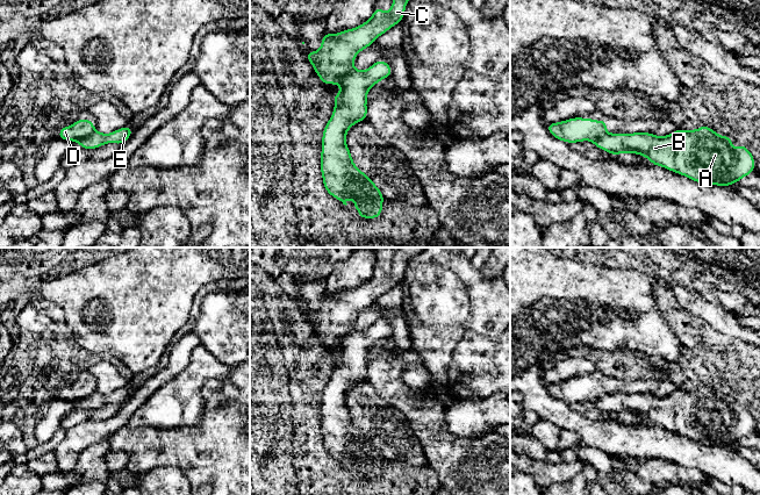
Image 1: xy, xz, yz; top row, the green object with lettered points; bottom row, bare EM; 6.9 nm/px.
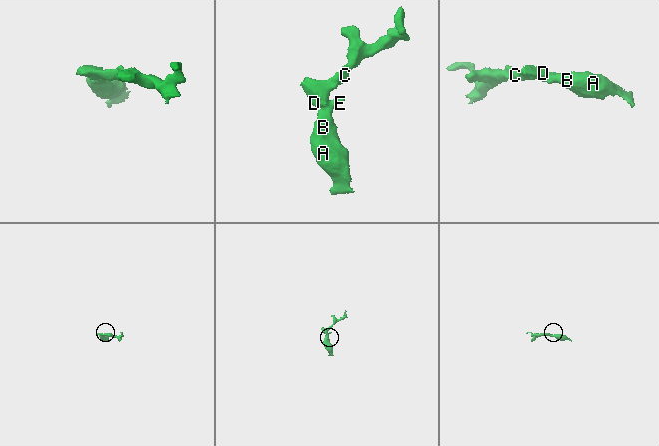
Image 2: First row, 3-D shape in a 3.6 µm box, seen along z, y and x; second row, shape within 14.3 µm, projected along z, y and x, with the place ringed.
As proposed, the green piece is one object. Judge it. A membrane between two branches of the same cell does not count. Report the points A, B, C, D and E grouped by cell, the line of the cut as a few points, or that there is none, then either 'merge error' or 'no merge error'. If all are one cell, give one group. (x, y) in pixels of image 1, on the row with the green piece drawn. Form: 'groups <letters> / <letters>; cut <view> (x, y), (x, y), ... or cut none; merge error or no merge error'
groups A B E / C D; cut xz (353, 69), (339, 81); merge error

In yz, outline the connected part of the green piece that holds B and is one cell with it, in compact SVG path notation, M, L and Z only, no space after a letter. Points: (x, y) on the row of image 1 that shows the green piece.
M702 125L696 130L674 130L671 135L660 137L651 132L604 134L594 141L595 148L612 156L619 153L643 155L653 165L662 166L672 172L688 177L690 180L707 185L731 186L751 174L755 160L751 151L743 144L737 144L737 155L732 155L732 138L720 136L710 127Z

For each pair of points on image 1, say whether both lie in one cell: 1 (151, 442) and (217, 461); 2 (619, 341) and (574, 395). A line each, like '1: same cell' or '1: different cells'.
1: same cell
2: different cells

